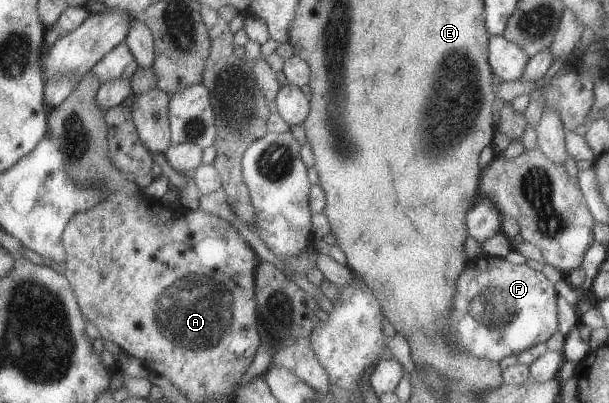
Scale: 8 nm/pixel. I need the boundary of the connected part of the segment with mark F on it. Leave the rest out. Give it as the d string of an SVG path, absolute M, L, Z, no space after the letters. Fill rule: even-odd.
M481 256L468 260L465 269L456 281L456 294L452 301L452 312L445 320L444 337L454 347L463 349L476 358L499 362L501 358L515 355L534 345L545 343L558 330L556 303L558 295L554 284L543 274L524 265L513 265L505 259Z

